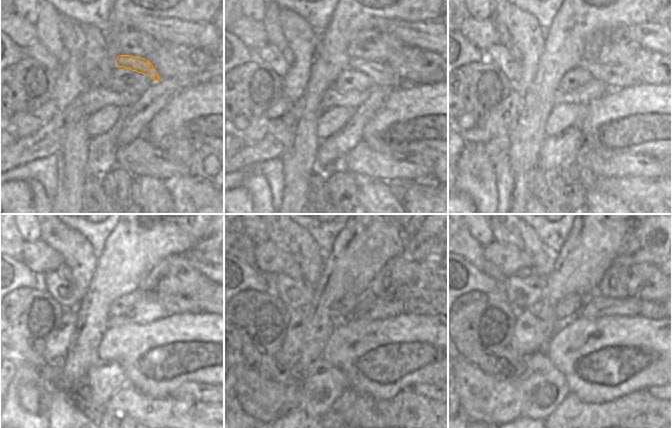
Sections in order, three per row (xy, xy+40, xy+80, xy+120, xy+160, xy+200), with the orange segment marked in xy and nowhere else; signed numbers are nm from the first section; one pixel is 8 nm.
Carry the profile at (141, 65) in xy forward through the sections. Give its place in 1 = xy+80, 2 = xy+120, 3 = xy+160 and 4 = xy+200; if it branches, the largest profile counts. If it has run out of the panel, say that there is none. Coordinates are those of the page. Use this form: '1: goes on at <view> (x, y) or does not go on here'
1: goes on at xy+80 (615, 77)
2: goes on at xy+120 (174, 304)
3: goes on at xy+160 (412, 305)
4: goes on at xy+200 (651, 310)

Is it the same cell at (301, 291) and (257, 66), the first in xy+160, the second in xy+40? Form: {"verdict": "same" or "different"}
{"verdict": "different"}

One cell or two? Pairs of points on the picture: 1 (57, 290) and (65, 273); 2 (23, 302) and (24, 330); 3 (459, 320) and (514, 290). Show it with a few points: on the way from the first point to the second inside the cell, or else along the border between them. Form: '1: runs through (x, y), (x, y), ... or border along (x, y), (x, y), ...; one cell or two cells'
1: border along (56, 271), (62, 278), (72, 283); two cells
2: runs through (23, 309), (19, 316), (24, 323); one cell
3: border along (503, 298), (516, 311); two cells

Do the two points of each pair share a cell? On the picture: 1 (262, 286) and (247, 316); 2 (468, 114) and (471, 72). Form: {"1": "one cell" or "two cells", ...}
{"1": "two cells", "2": "one cell"}

